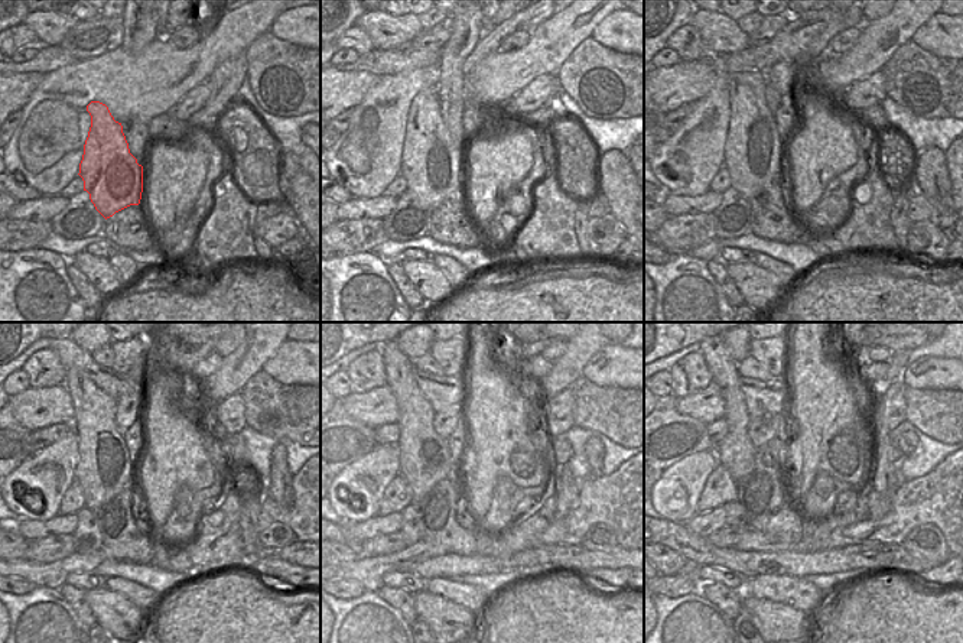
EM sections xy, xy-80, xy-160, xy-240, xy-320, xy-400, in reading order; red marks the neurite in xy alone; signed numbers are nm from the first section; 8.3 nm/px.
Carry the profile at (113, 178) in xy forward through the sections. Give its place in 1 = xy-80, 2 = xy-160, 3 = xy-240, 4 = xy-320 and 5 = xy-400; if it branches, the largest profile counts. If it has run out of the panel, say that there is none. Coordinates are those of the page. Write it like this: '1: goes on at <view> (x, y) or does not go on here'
1: goes on at xy-80 (432, 164)
2: goes on at xy-160 (754, 152)
3: goes on at xy-240 (104, 468)
4: goes on at xy-320 (425, 458)
5: goes on at xy-400 (735, 452)

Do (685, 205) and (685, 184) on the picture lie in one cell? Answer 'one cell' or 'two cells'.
two cells

